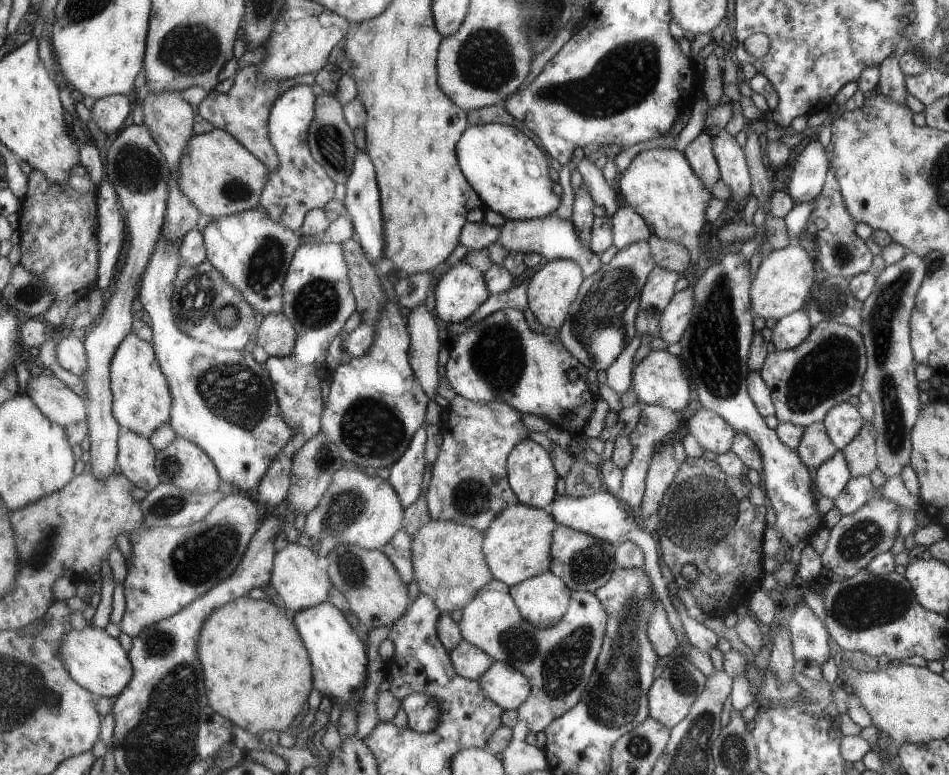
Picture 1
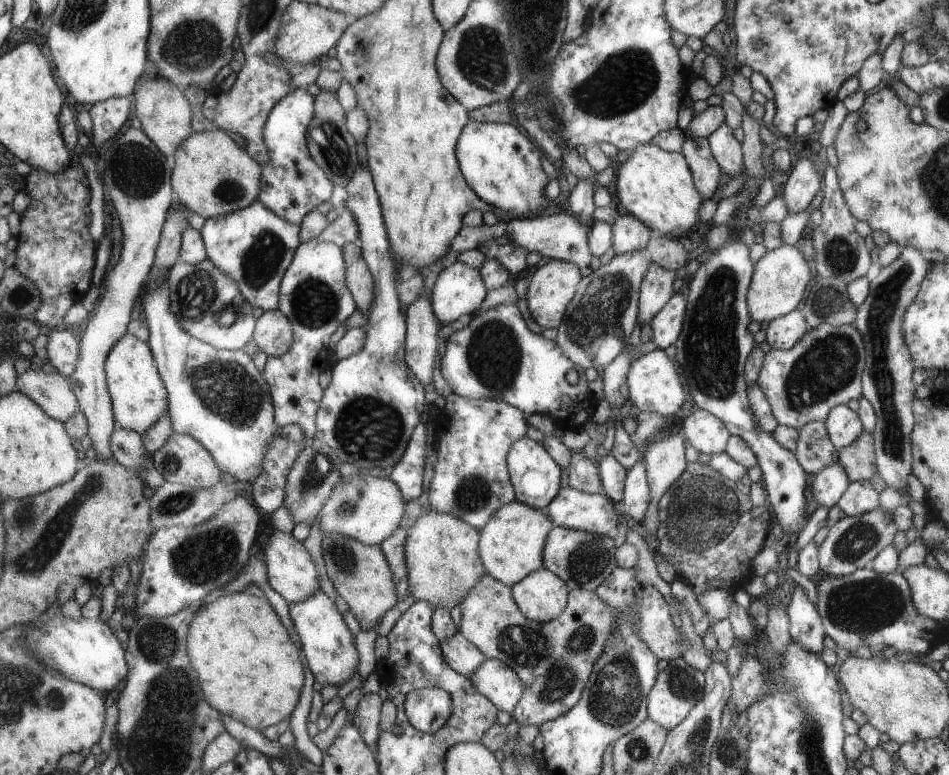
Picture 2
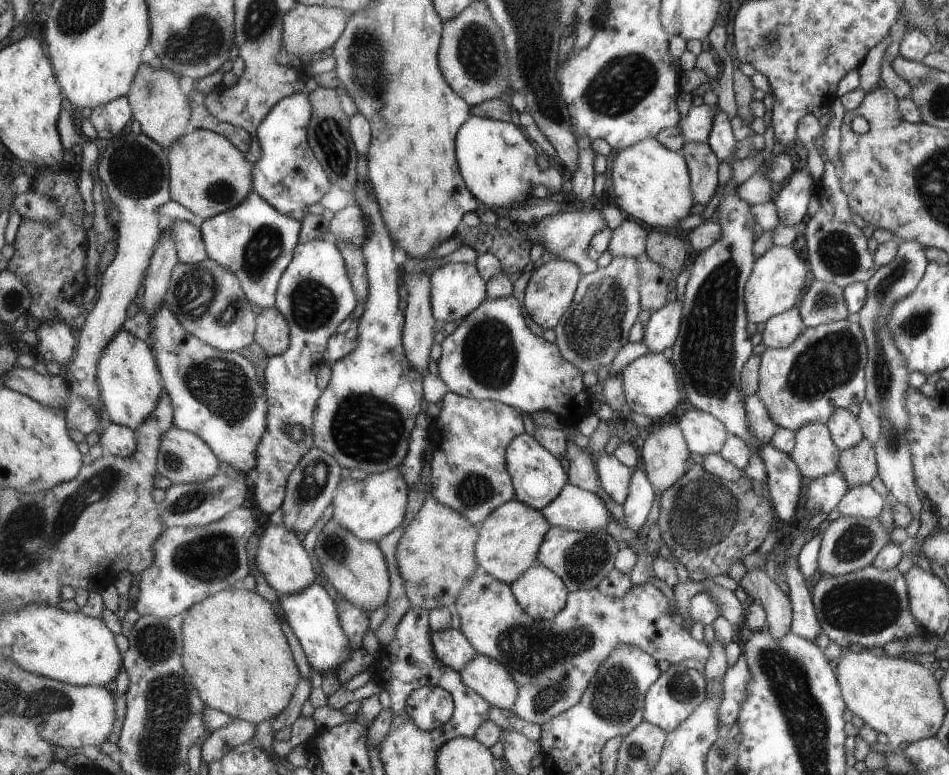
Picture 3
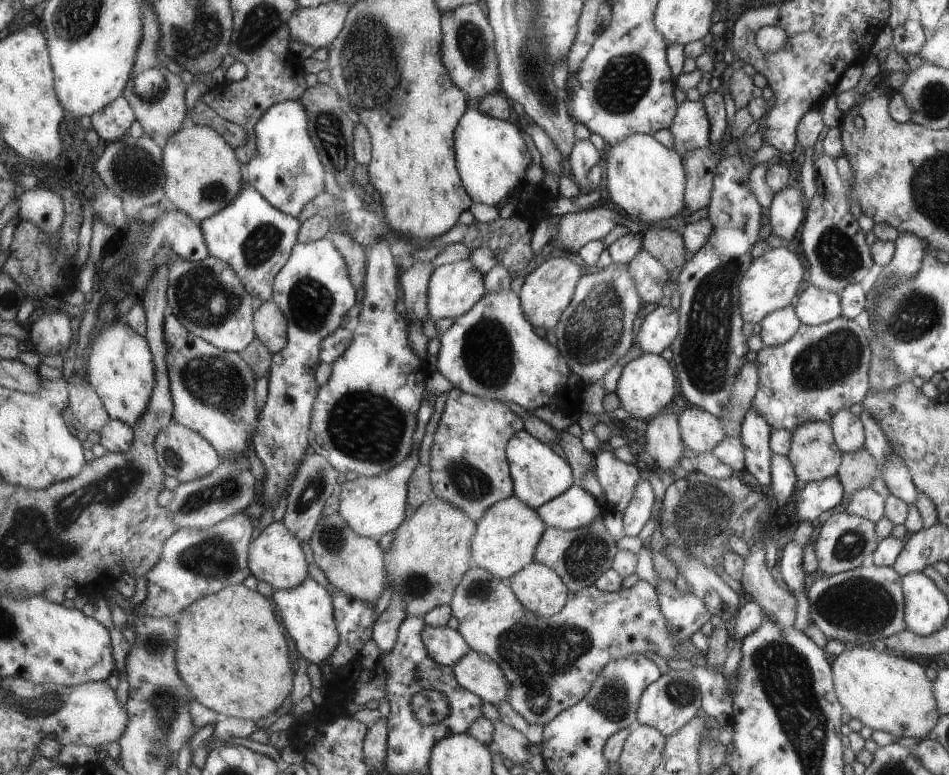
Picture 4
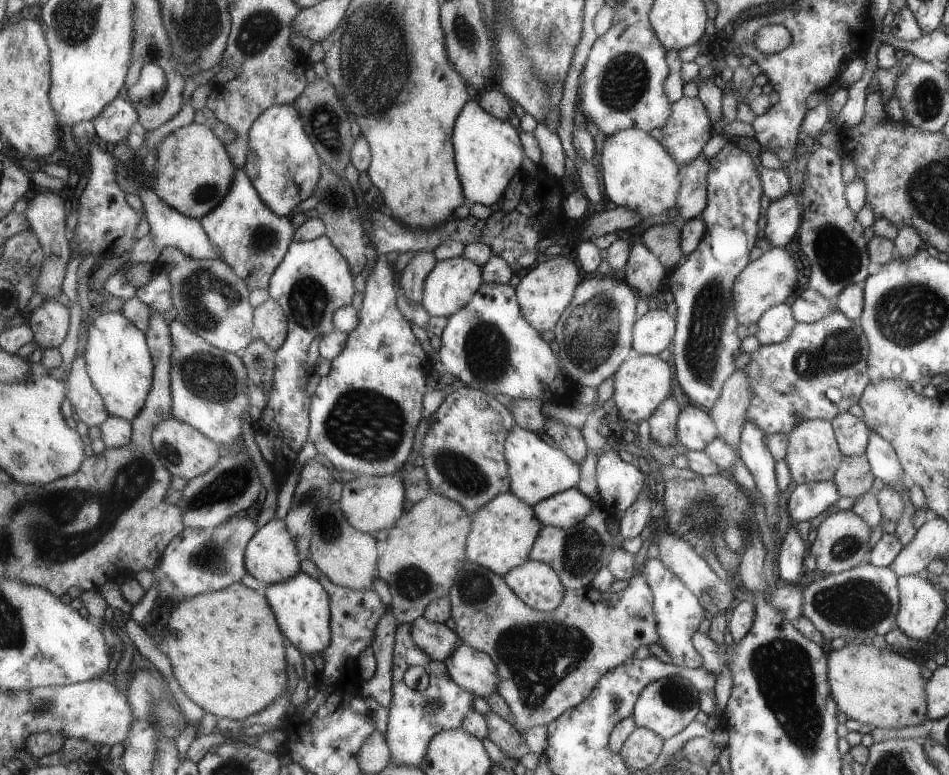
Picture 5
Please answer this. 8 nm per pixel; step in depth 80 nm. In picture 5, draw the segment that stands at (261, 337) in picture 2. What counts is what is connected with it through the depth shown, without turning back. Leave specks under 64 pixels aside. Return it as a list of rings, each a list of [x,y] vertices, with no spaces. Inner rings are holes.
[[[273,297],[255,308],[256,337],[278,351],[288,338],[288,318],[283,306]]]

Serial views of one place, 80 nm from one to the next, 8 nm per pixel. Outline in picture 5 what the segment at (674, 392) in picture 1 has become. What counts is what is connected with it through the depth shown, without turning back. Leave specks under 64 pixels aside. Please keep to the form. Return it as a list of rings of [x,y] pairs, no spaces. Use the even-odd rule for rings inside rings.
[[[634,353],[614,374],[616,391],[614,402],[621,418],[633,421],[637,425],[642,420],[649,420],[653,411],[669,398],[671,390],[671,370],[658,355],[641,355]]]

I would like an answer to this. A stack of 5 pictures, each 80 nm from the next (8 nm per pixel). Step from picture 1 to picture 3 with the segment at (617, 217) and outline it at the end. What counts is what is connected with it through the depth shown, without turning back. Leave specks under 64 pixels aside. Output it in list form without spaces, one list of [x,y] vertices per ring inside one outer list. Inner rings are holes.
[[[625,217],[613,231],[610,252],[614,257],[641,258],[645,255],[648,233],[639,220]]]

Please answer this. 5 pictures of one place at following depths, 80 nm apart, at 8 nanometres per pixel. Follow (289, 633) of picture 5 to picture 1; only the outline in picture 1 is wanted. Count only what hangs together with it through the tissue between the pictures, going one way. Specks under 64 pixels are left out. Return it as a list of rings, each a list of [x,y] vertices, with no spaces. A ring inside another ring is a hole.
[[[328,601],[294,614],[294,620],[312,657],[316,690],[331,700],[331,704],[353,708],[358,720],[369,672],[366,642],[345,614]]]

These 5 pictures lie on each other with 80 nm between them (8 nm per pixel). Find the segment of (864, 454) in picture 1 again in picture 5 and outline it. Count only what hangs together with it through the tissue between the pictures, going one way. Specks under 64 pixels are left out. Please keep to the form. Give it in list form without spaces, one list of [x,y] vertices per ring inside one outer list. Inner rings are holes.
[[[842,455],[831,481],[835,483],[840,496],[856,499],[864,492],[874,489],[875,478],[864,455]]]

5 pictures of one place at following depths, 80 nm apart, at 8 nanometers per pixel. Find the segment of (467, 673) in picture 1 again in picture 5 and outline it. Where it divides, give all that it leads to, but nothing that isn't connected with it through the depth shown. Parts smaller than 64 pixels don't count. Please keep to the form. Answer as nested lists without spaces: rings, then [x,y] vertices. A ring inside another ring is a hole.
[[[423,616],[413,624],[412,635],[433,660],[445,662],[464,642],[456,629]]]

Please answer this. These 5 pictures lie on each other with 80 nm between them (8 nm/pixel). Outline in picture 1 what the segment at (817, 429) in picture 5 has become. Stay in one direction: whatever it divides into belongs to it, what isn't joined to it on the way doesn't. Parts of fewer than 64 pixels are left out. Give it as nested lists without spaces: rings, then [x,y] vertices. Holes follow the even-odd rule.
[[[822,421],[812,422],[804,426],[795,450],[807,468],[818,467],[824,460],[831,458],[836,451],[828,439]]]

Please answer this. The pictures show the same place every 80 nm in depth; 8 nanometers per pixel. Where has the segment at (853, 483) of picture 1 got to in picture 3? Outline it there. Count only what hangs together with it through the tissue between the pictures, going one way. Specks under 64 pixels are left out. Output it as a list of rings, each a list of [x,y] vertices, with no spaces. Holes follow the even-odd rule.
[[[869,483],[849,487],[836,504],[841,515],[871,518],[879,516],[883,499]]]

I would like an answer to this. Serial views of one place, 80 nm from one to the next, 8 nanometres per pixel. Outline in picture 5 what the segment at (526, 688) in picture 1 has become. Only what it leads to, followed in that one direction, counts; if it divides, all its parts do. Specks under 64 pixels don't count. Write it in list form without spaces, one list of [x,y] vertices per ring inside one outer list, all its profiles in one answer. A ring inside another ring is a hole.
[[[463,644],[445,661],[453,680],[477,697],[489,700],[498,692],[500,669],[491,655]]]

